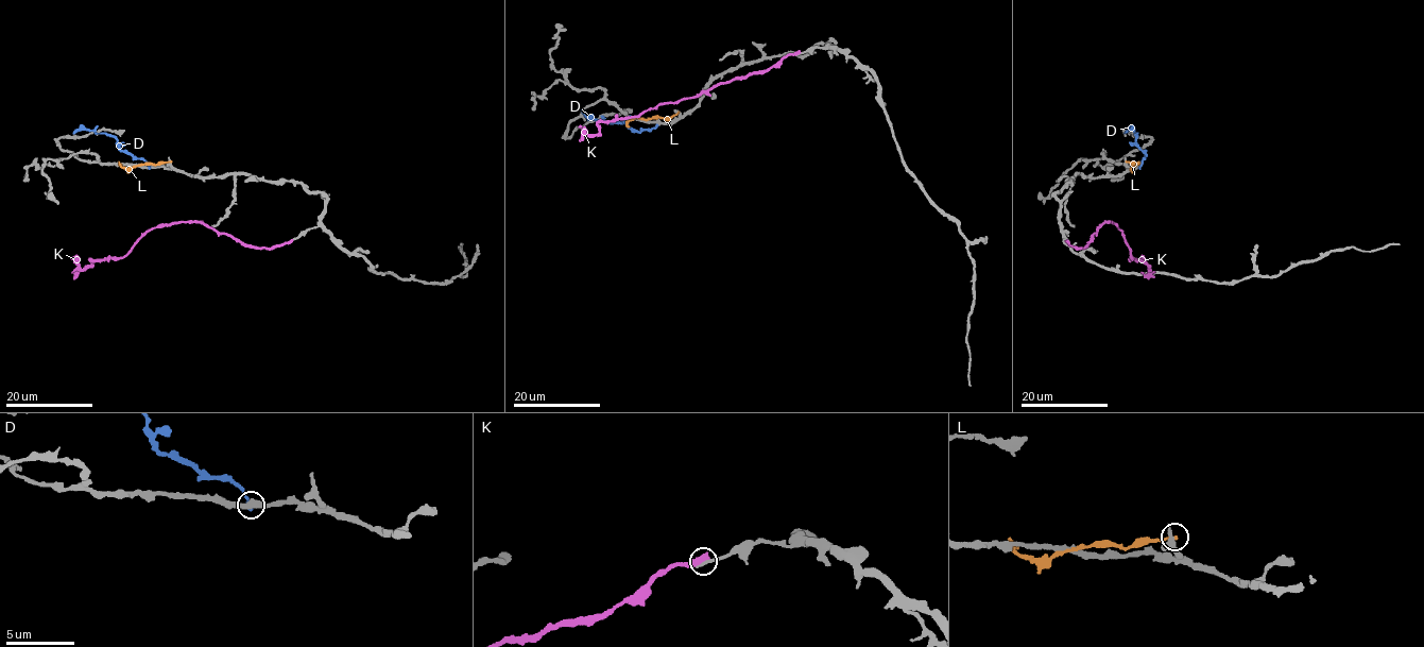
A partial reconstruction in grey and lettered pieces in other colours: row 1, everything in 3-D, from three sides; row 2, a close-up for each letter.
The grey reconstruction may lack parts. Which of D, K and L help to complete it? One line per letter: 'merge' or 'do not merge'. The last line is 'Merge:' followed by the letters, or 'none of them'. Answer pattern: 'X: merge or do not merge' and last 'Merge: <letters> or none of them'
D: do not merge
K: do not merge
L: do not merge
Merge: none of them

